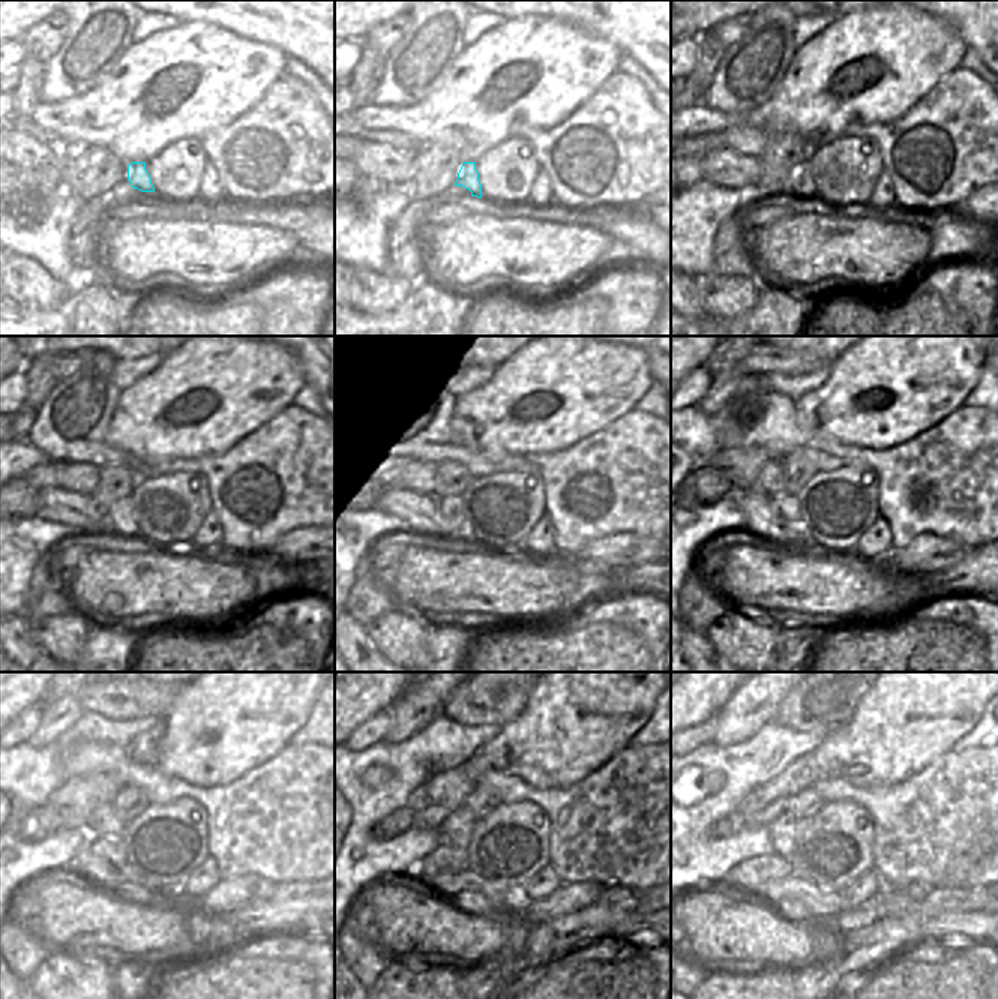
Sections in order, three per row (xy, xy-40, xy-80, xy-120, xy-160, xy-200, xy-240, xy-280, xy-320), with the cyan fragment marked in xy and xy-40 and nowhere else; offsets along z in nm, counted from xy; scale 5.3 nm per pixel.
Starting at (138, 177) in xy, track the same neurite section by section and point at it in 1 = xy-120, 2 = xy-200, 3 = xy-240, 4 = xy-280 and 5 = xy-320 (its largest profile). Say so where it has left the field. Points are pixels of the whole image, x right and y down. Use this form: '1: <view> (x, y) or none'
1: xy-120 (122, 522)
2: xy-200 (785, 506)
3: xy-240 (110, 848)
4: xy-280 (443, 860)
5: xy-320 (755, 873)

